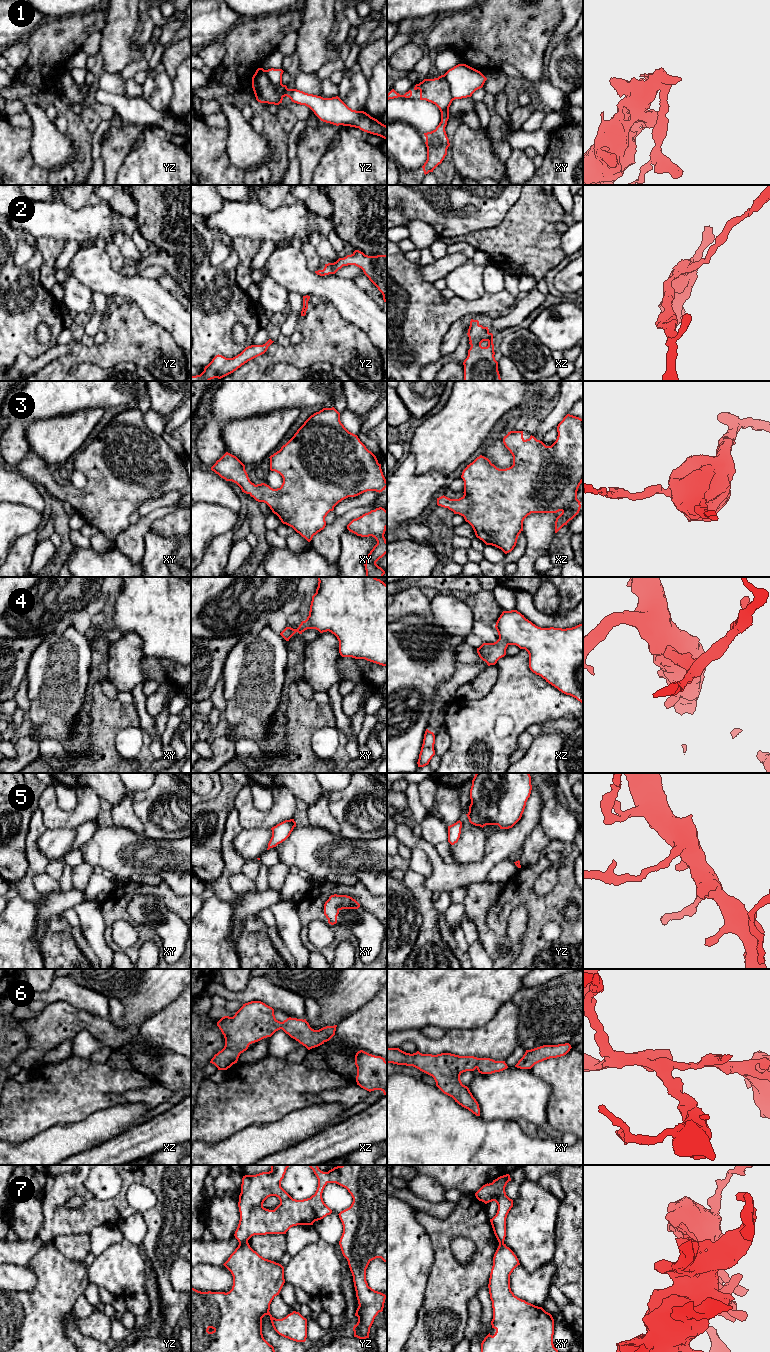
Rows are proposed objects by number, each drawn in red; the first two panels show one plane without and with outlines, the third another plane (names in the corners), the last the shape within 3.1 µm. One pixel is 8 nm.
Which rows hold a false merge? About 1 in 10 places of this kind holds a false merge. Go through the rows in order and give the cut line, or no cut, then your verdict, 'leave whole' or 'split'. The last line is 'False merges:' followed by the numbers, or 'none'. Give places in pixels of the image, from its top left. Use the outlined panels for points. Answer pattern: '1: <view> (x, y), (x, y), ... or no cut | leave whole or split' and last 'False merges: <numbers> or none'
1: xy (442, 75), (447, 81), (451, 96), (454, 99) | split
2: no cut | leave whole
3: no cut | leave whole
4: no cut | leave whole
5: no cut | leave whole
6: no cut | leave whole
7: yz (247, 1241), (239, 1244) | split
False merges: 1, 7

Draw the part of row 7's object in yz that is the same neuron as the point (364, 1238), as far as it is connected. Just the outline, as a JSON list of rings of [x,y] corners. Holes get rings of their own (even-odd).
[[[290,1165],[270,1166],[269,1172],[245,1175],[242,1178],[238,1202],[240,1220],[234,1234],[235,1238],[239,1244],[243,1244],[254,1235],[286,1234],[293,1226],[313,1225],[315,1221],[332,1213],[322,1198],[325,1186],[328,1183],[336,1183],[346,1188],[353,1202],[349,1208],[338,1214],[343,1225],[339,1245],[343,1256],[348,1261],[359,1304],[355,1313],[358,1322],[353,1327],[354,1337],[369,1338],[370,1328],[378,1313],[383,1311],[386,1299],[385,1294],[368,1286],[366,1269],[376,1258],[381,1258],[387,1263],[387,1165],[341,1165],[328,1172],[321,1171],[318,1165],[308,1165],[318,1179],[318,1187],[314,1195],[303,1200],[293,1199],[281,1187],[281,1181]],[[270,1196],[276,1196],[280,1200],[280,1204],[274,1210],[263,1207],[264,1201]]]

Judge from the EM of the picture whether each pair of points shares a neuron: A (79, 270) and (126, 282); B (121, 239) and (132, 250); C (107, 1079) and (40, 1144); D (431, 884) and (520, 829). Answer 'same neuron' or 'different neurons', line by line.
A: same neuron
B: same neuron
C: different neurons
D: same neuron

